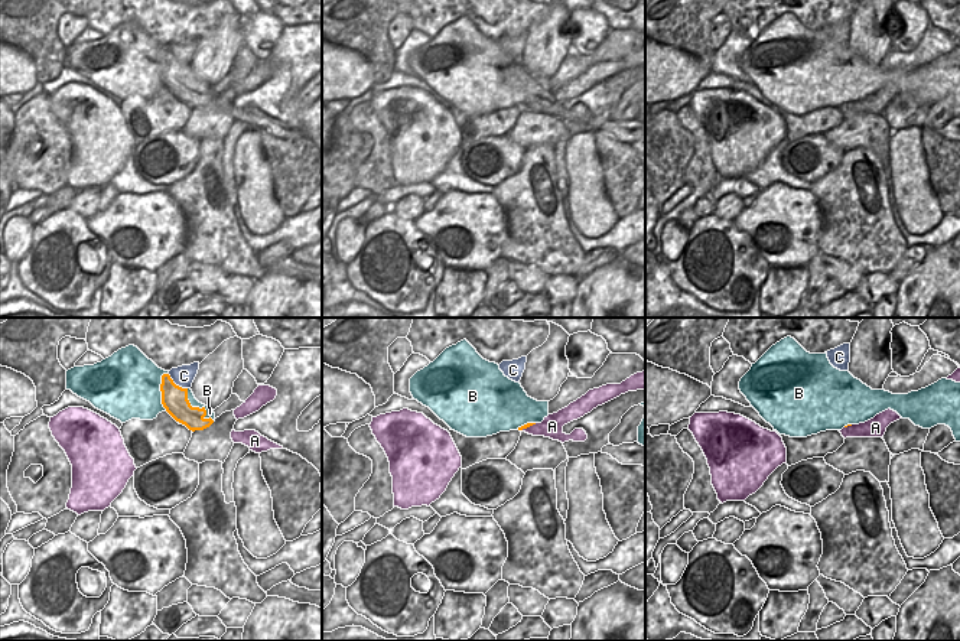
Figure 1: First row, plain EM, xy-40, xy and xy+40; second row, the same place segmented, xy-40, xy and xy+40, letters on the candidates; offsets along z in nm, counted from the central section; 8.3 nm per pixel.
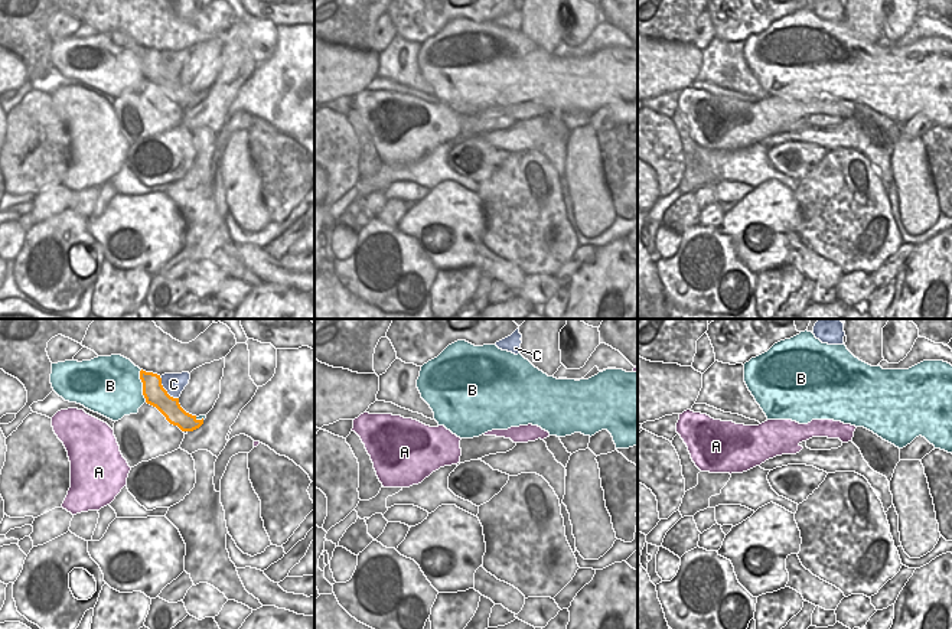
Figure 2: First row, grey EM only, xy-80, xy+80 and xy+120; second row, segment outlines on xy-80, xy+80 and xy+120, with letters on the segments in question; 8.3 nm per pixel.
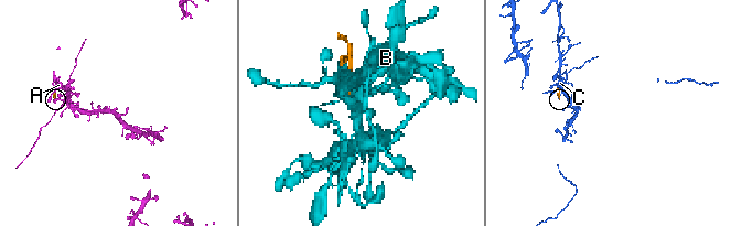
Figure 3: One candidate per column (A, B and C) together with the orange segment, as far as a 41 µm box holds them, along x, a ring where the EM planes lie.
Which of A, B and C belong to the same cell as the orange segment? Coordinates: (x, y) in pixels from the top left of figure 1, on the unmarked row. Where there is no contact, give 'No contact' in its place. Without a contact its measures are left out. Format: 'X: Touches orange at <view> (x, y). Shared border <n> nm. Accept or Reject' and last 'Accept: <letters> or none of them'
A: Touches orange at xy (527, 103). Shared border 160 nm. Reject
B: Touches orange at xy-40 (198, 84). Shared border 360 nm. Reject
C: Touches orange at xy-40 (175, 61). Shared border 200 nm. Reject
Accept: none of them.

